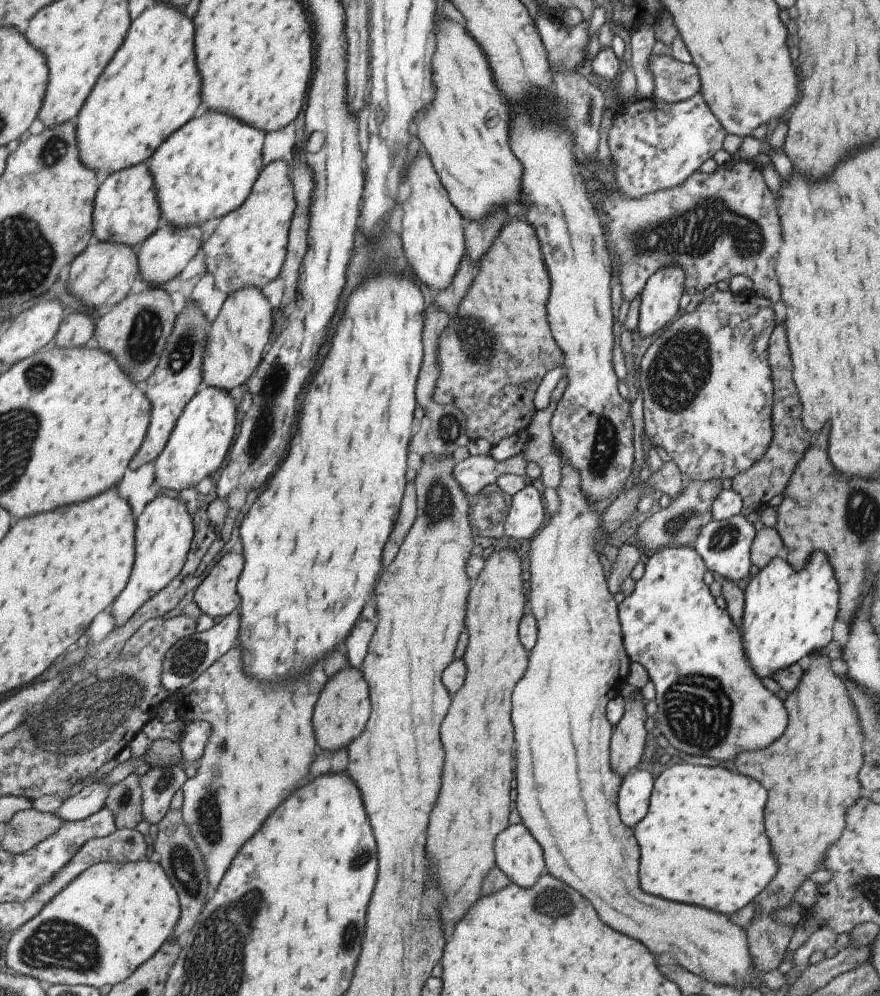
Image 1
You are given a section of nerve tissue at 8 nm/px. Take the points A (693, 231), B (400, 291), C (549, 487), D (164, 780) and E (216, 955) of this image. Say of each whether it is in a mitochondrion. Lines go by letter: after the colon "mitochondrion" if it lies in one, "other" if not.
A: mitochondrion
B: other
C: other
D: mitochondrion
E: mitochondrion

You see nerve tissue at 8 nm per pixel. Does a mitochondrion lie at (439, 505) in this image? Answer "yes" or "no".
yes

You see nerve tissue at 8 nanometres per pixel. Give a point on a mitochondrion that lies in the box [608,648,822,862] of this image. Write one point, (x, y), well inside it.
(696, 713)

